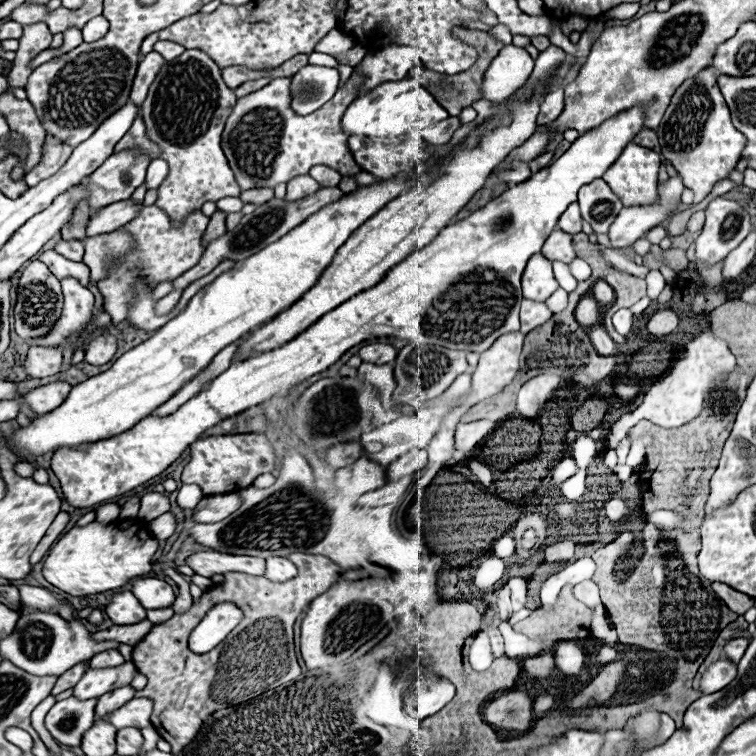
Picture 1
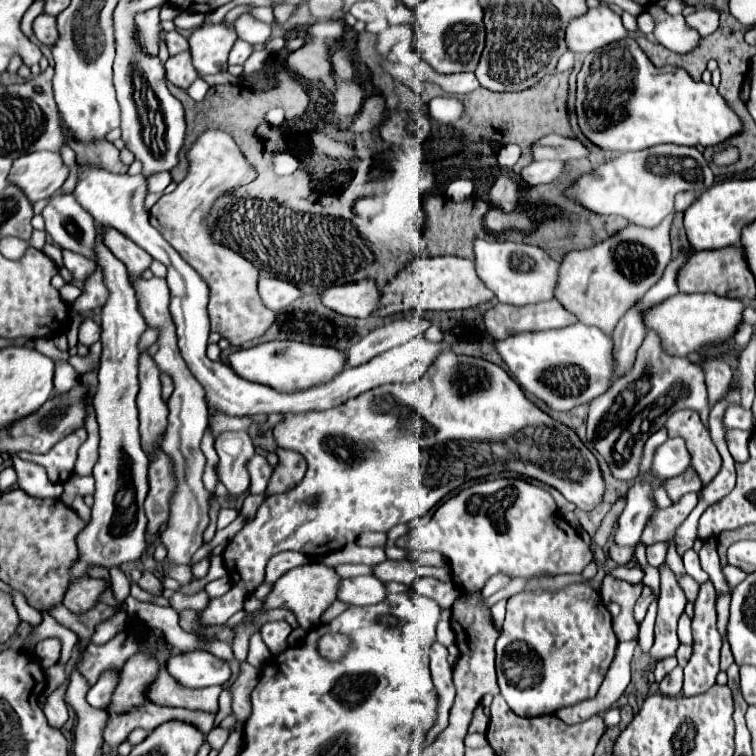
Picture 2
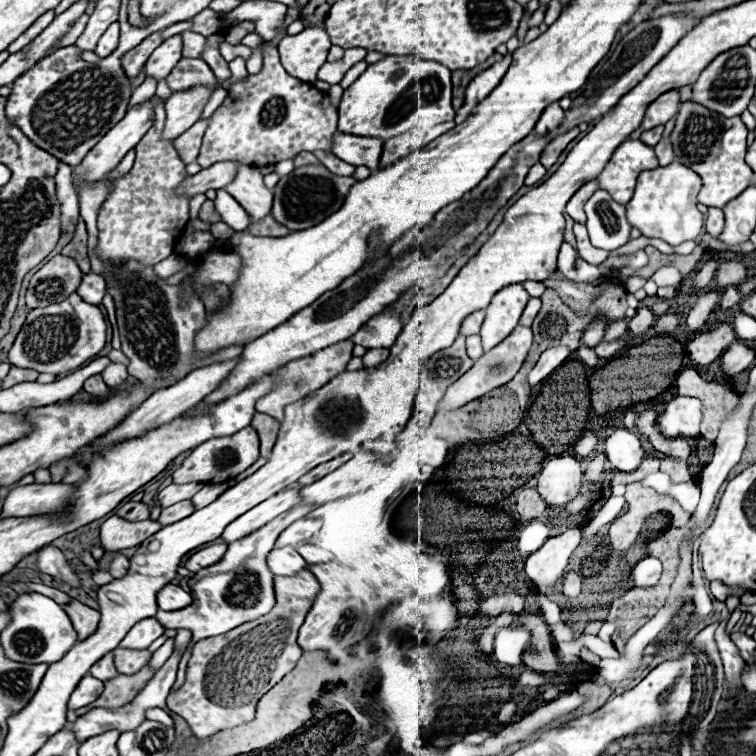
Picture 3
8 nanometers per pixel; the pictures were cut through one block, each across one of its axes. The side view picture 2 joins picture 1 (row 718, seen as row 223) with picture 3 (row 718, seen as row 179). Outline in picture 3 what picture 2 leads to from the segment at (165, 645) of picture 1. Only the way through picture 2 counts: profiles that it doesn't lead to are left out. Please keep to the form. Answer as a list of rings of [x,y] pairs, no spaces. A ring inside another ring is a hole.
[[[306,570],[292,578],[274,576],[274,590],[276,606],[266,616],[240,624],[222,636],[212,636],[192,644],[186,680],[180,688],[170,692],[166,704],[188,722],[196,738],[204,740],[220,730],[254,720],[258,700],[274,688],[302,656],[296,636],[320,584],[316,576]]]

